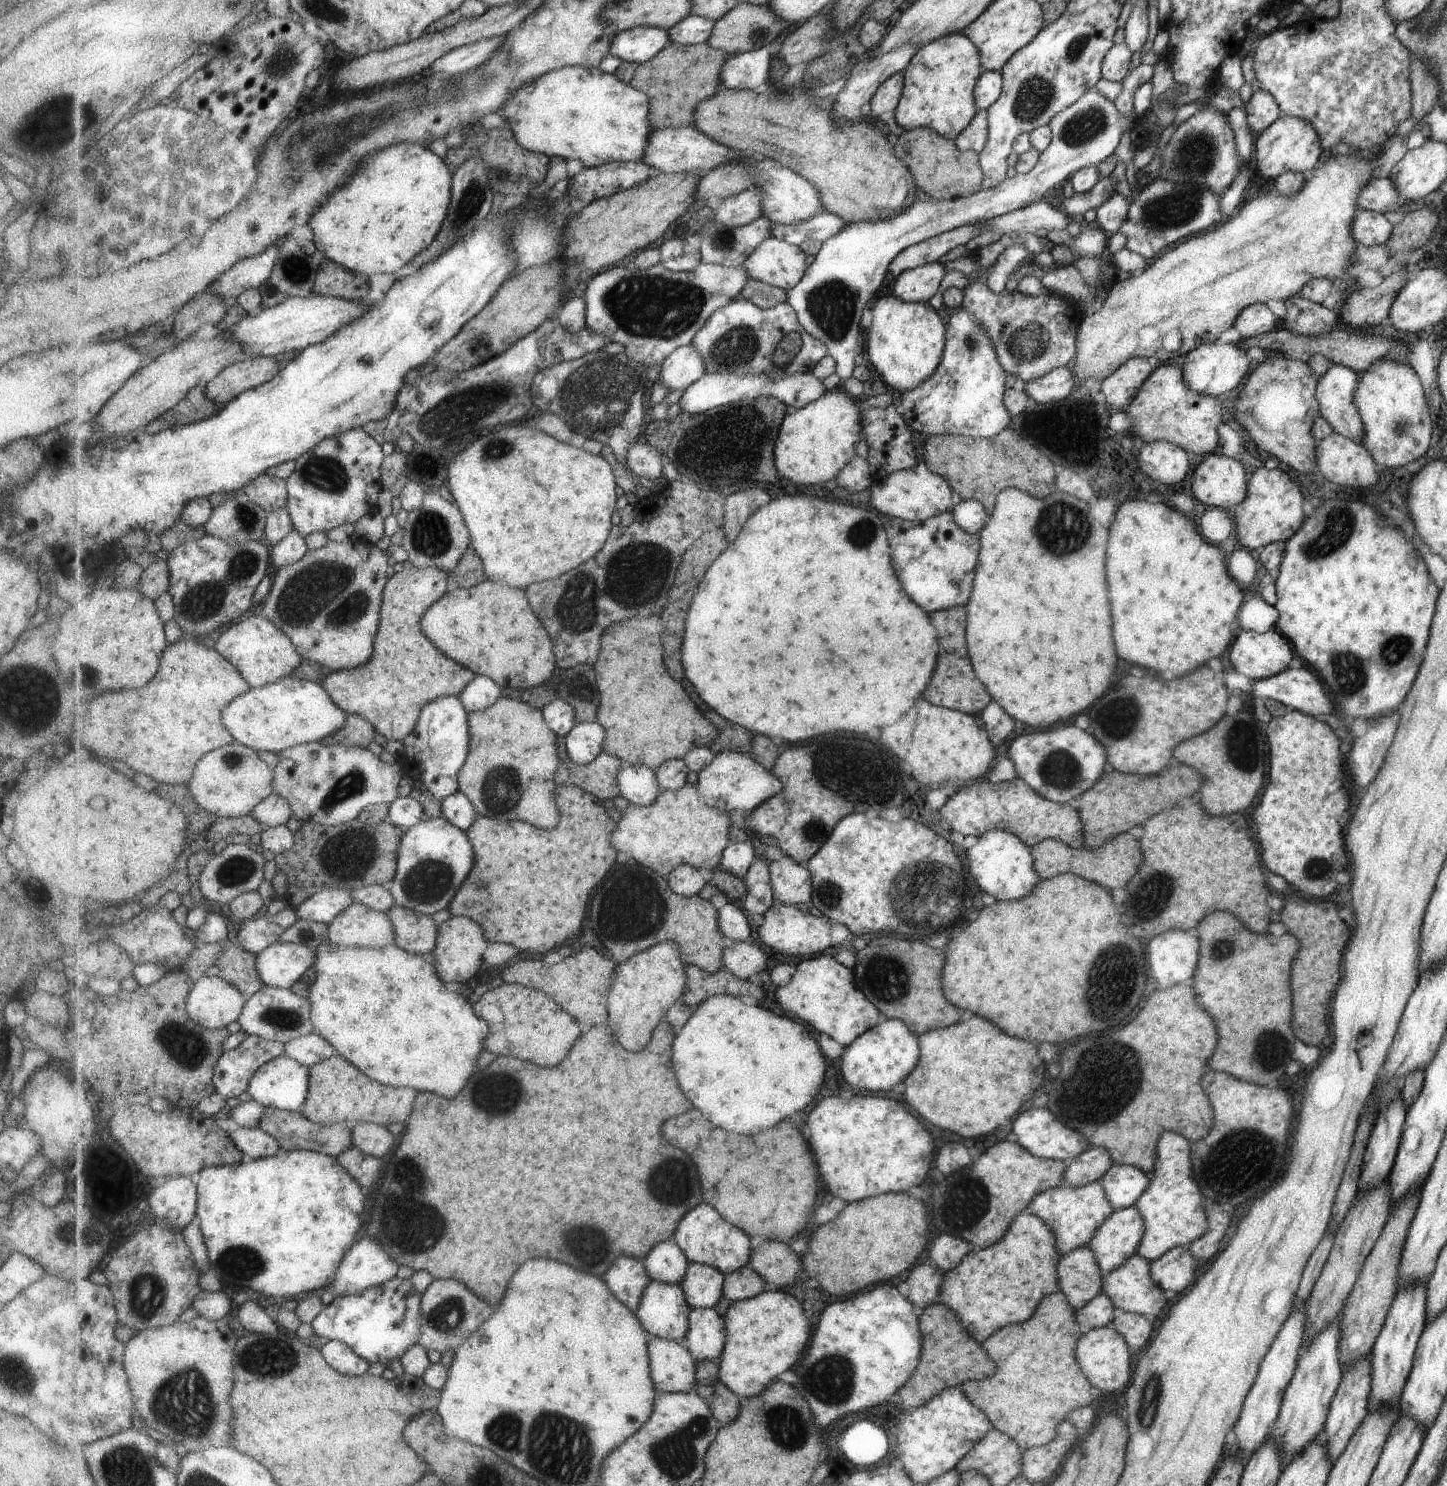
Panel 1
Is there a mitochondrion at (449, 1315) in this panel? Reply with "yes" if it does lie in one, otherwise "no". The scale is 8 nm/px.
yes

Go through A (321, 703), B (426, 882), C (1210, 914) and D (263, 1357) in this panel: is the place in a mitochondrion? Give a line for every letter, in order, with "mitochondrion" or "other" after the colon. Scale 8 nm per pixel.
A: other
B: mitochondrion
C: other
D: mitochondrion

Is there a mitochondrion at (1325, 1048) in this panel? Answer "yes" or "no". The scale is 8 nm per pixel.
no

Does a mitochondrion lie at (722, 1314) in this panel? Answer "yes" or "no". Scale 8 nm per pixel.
no

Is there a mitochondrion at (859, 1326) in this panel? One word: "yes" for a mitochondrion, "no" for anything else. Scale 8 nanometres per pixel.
no

